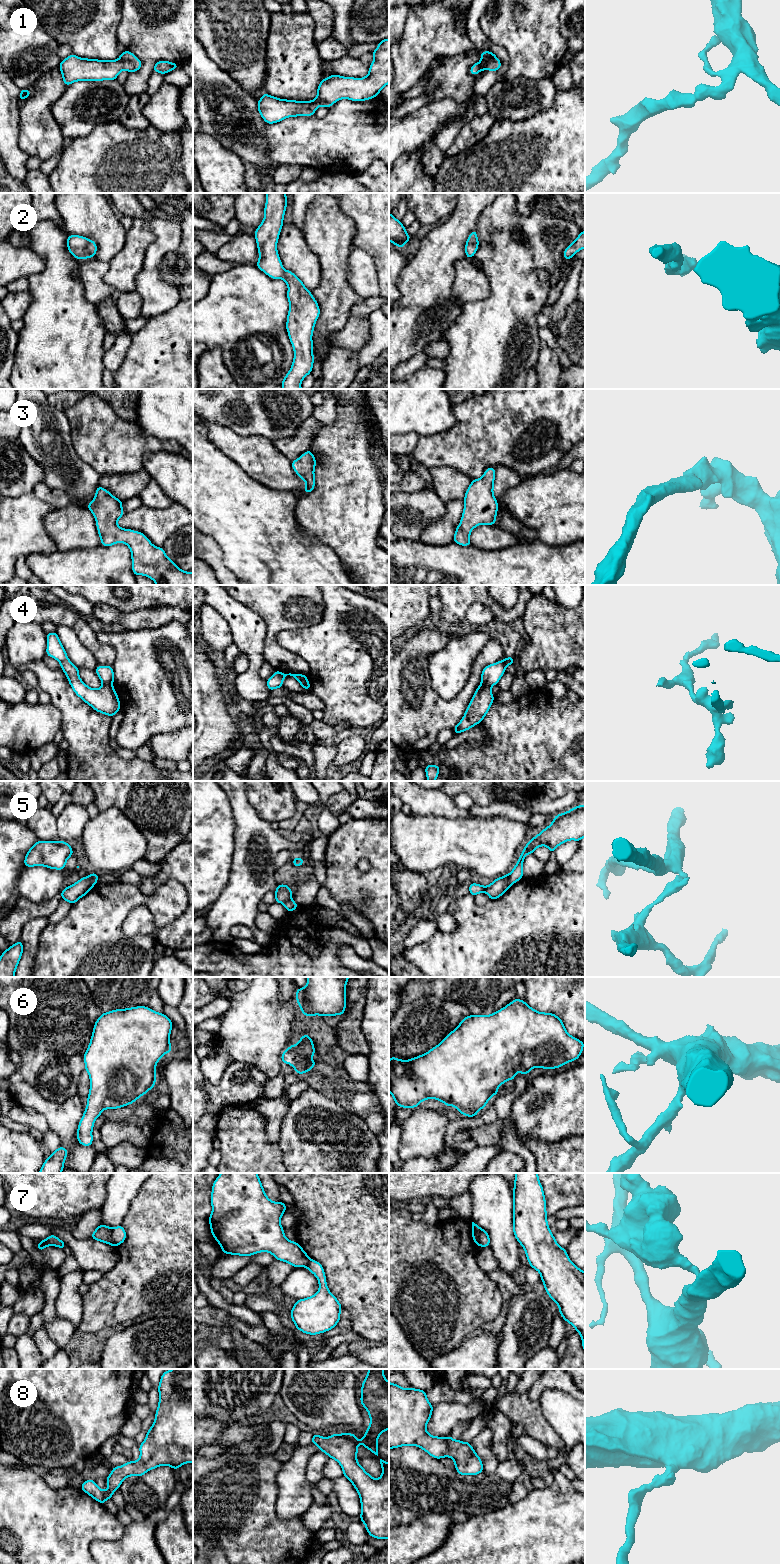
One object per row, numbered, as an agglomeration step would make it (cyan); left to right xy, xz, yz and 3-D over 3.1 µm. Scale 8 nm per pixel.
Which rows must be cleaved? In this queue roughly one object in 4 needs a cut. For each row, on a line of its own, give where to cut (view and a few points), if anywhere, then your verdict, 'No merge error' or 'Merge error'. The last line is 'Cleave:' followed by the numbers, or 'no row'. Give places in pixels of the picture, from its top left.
1: No split. No merge error
2: No split. No merge error
3: No split. No merge error
4: Split along xy (103, 683), (112, 686). Merge error
5: Split along xy (89, 875), (95, 883). Merge error
6: No split. No merge error
7: Split along yz (480, 1228), (479, 1243), (477, 1245). Merge error
8: No split. No merge error
Cleave: 4, 5, 7

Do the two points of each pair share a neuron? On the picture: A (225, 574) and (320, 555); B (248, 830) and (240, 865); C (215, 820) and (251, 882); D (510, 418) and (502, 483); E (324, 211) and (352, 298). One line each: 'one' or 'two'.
A: two
B: one
C: two
D: two
E: one

